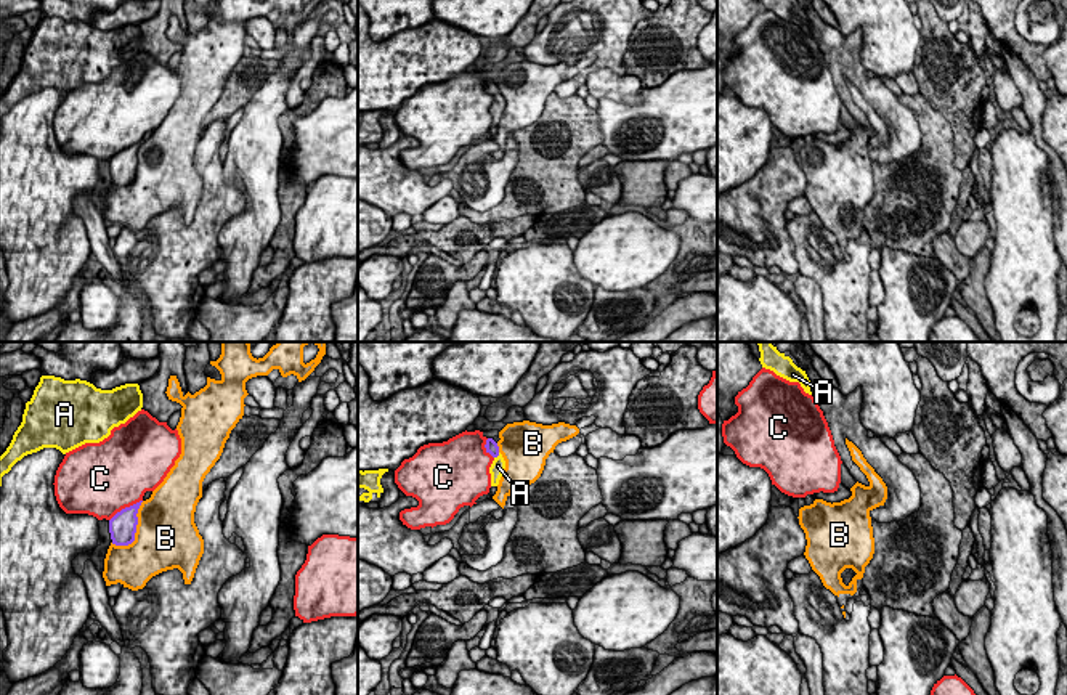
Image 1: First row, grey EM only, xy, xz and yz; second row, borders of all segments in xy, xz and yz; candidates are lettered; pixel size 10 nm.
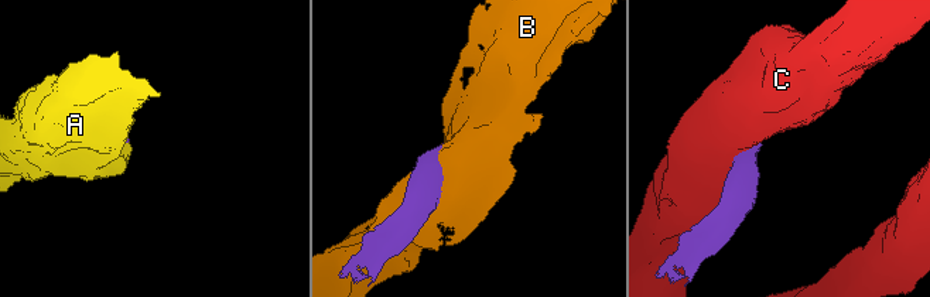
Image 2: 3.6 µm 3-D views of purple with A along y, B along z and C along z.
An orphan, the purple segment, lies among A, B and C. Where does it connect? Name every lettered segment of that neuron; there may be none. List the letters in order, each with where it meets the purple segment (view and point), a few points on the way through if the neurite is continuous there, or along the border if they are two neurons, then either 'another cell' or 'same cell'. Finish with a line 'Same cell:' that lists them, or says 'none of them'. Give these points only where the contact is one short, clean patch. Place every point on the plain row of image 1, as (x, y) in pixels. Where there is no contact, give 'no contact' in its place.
A: contact xz (496, 97); way xz (491, 87), (496, 97), (498, 106); same cell
B: contact xy (135, 172); another cell
C: contact xy (125, 148); border xy (141, 140), (122, 148), (109, 161); another cell
Same cell: A

